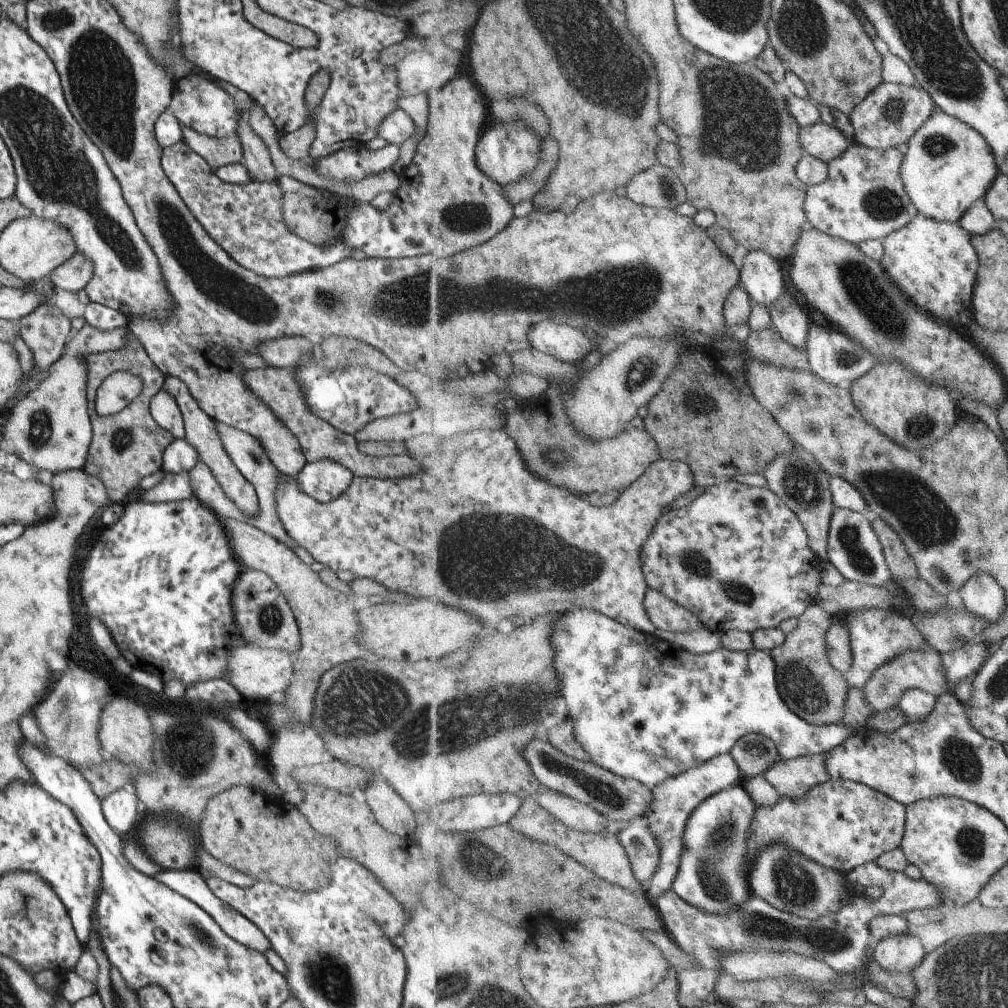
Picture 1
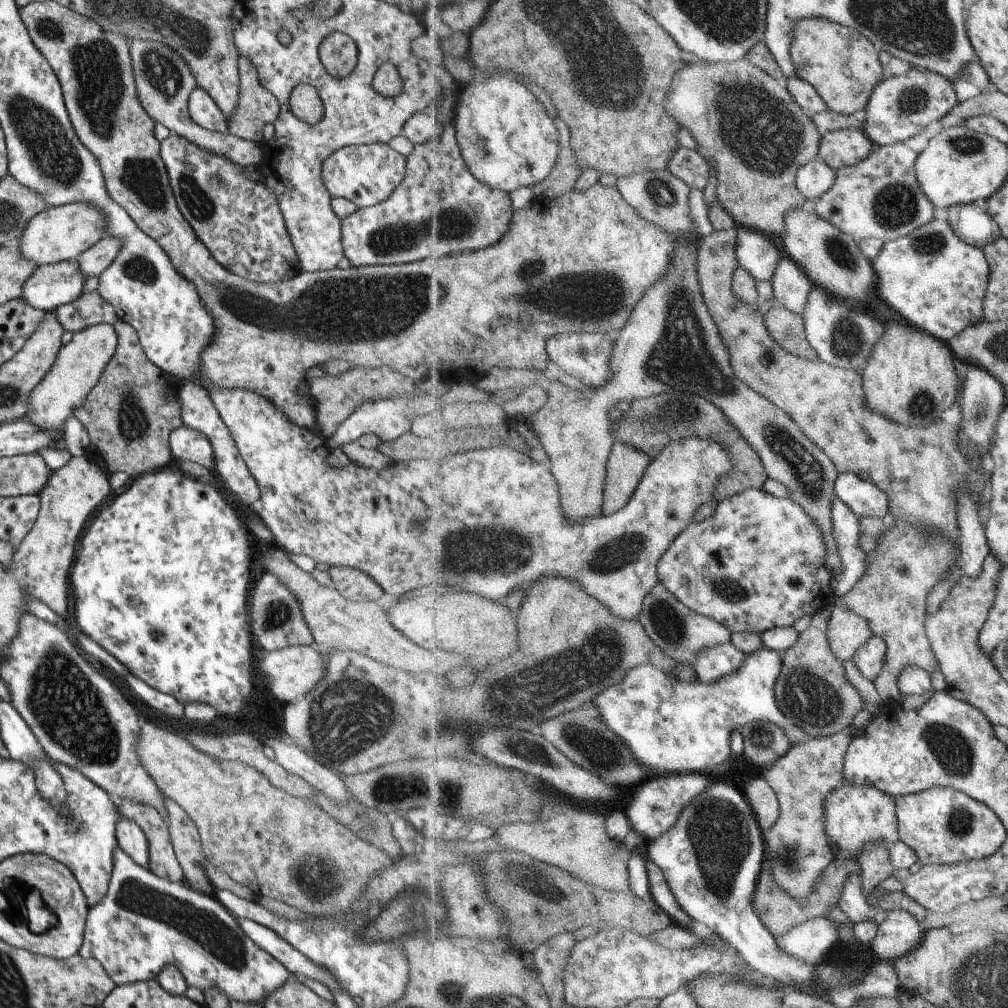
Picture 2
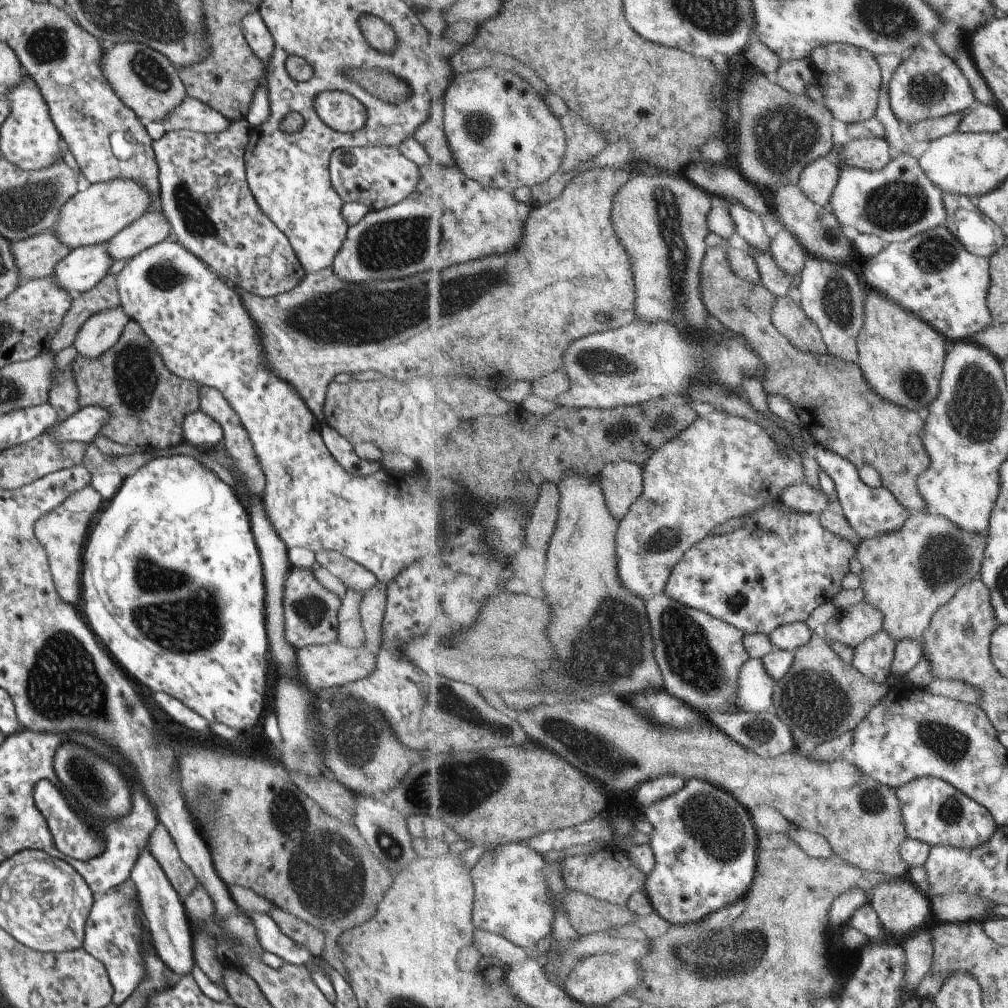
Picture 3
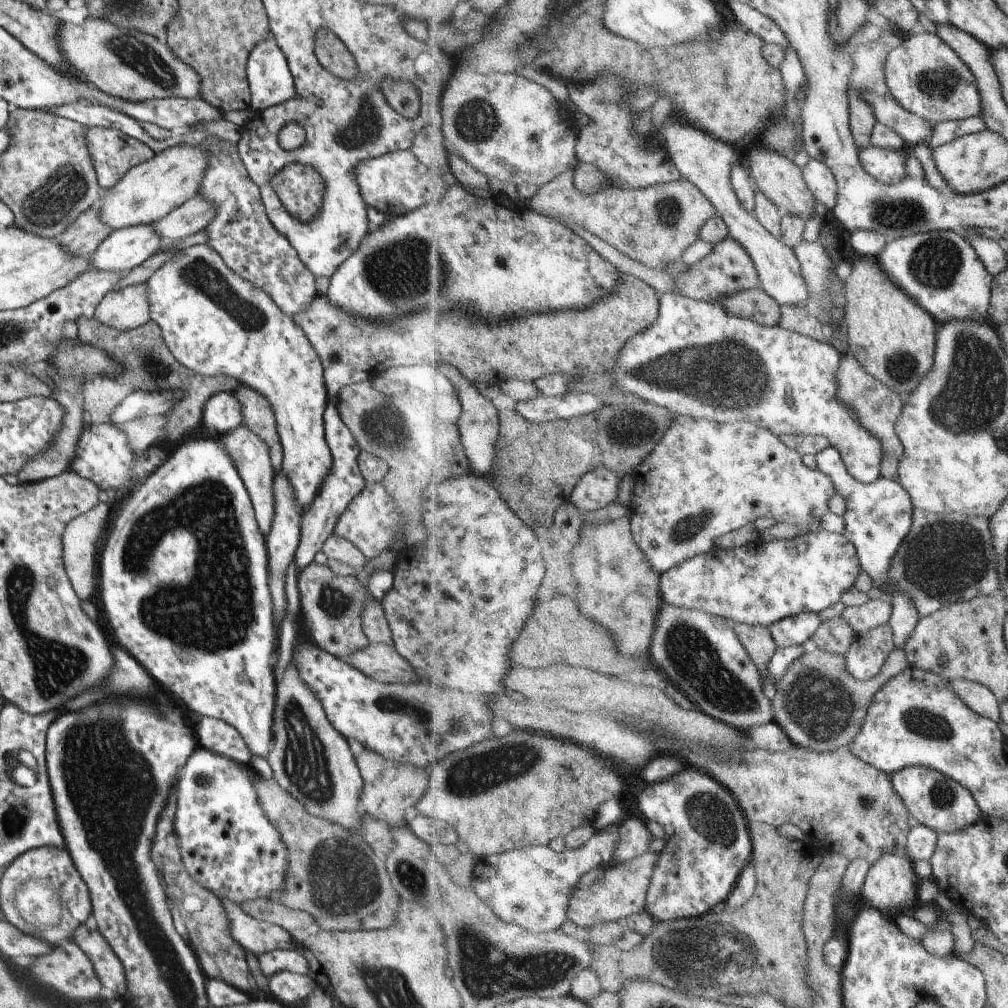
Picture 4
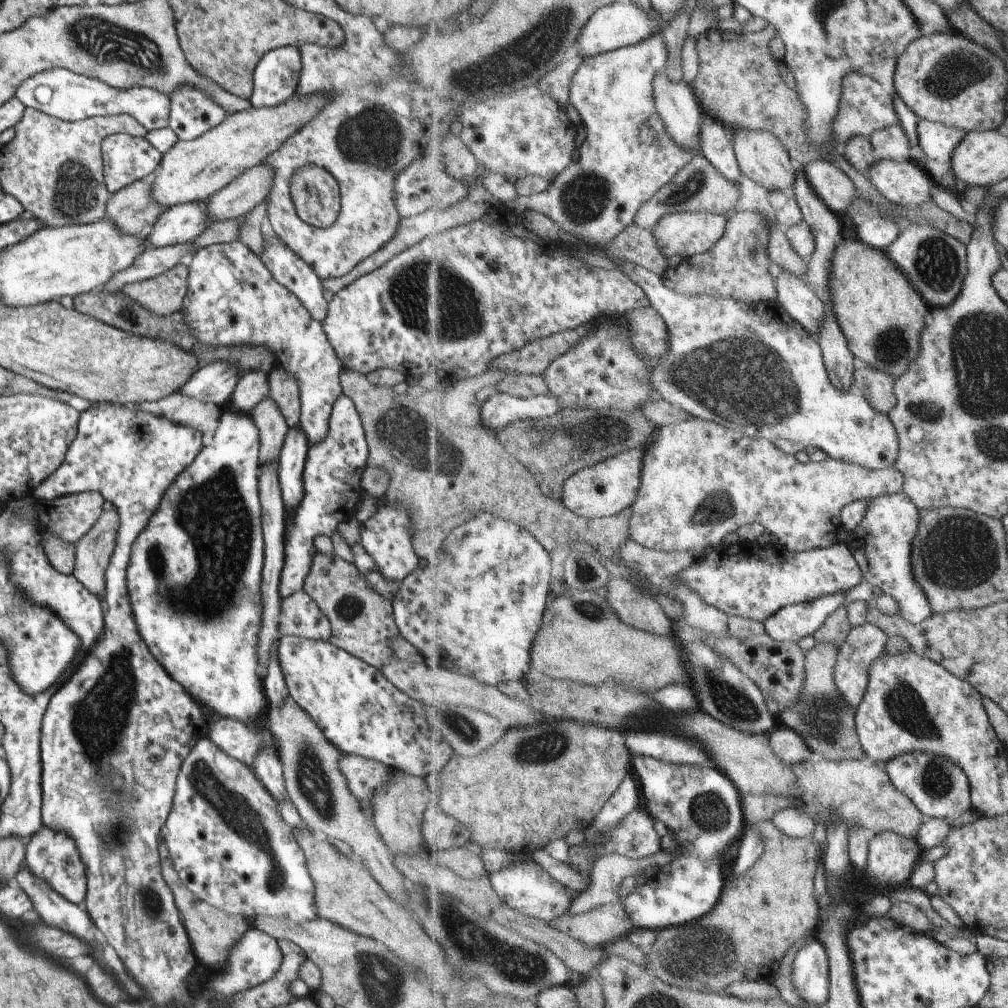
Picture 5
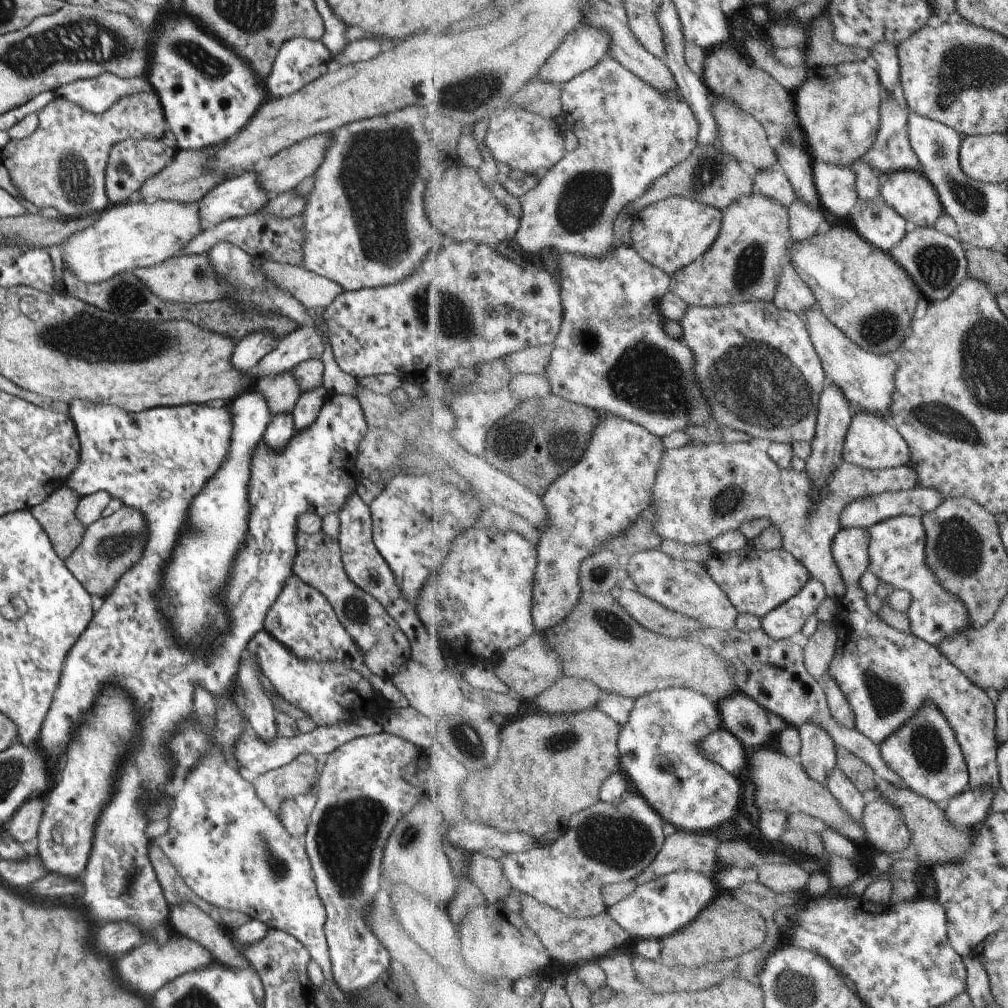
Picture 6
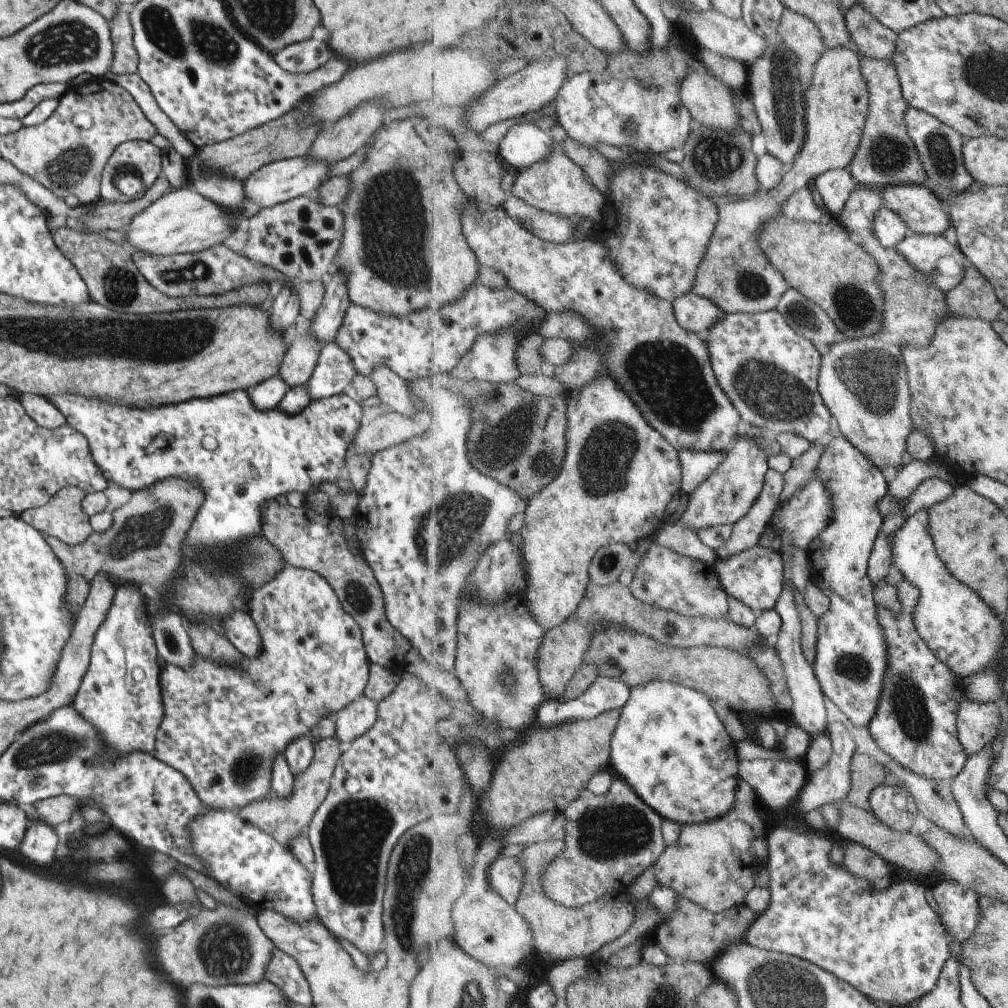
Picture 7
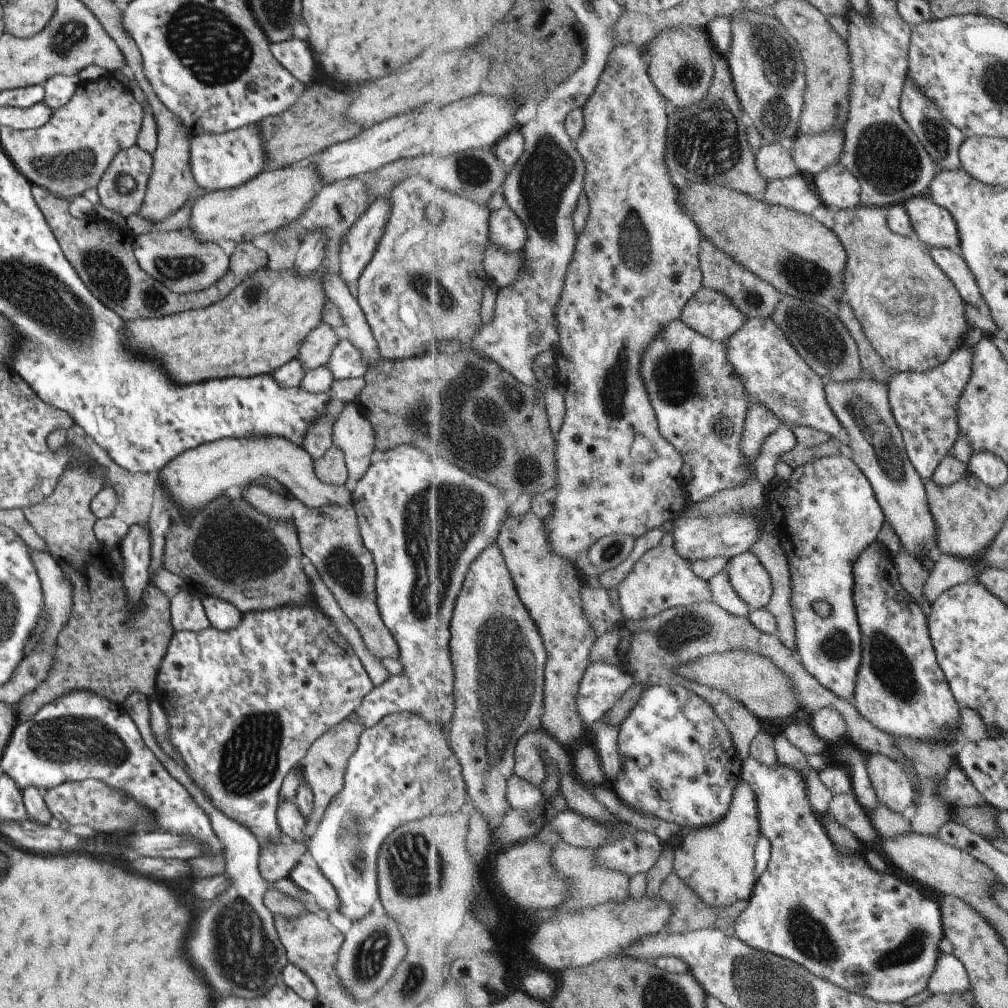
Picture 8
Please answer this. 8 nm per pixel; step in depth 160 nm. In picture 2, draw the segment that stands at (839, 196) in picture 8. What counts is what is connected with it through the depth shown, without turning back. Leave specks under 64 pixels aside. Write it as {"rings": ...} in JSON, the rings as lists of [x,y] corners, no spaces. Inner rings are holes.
{"rings":[[[821,158],[803,165],[796,176],[799,190],[807,199],[815,200],[827,194],[835,184],[837,170]]]}

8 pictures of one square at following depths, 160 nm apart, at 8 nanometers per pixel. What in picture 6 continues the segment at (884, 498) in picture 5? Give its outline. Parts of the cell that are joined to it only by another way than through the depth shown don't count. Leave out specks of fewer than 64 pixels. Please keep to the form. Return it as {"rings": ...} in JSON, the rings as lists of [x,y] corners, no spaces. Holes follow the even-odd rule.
{"rings":[[[899,514],[877,522],[869,530],[869,568],[879,580],[891,584],[894,590],[905,590],[911,594],[912,602],[907,616],[913,633],[918,638],[937,646],[947,634],[957,634],[971,626],[971,616],[965,604],[947,592],[935,578],[933,570],[925,560],[926,531],[924,520],[916,515]]]}

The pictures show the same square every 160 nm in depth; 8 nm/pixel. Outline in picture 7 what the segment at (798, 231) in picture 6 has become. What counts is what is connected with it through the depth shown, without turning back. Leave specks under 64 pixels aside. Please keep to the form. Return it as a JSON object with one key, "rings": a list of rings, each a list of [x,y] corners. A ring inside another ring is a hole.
{"rings":[[[806,186],[794,192],[784,204],[784,215],[798,221],[819,223],[822,222],[825,212],[825,208]]]}

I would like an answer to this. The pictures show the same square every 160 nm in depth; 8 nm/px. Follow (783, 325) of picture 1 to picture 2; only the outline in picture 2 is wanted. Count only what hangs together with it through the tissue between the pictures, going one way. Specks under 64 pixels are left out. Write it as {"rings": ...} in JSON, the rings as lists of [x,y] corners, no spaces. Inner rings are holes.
{"rings":[[[781,255],[779,268],[772,281],[774,303],[803,315],[809,291],[813,288],[812,278],[808,277],[807,271],[791,257]]]}

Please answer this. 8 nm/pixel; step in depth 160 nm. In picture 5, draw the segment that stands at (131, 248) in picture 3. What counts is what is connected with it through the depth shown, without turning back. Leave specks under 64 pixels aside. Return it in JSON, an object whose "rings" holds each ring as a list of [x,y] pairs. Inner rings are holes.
{"rings":[[[265,161],[245,170],[228,186],[203,200],[212,222],[236,219],[264,202],[274,184],[274,168]]]}

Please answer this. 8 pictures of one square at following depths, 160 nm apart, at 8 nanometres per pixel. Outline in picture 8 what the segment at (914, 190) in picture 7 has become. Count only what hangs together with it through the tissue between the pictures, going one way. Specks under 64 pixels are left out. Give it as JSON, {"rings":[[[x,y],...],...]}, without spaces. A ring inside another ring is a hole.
{"rings":[[[920,195],[909,200],[905,204],[911,218],[915,236],[928,246],[939,246],[940,248],[955,248],[960,244],[960,228],[951,212],[944,207],[938,206],[929,196]]]}

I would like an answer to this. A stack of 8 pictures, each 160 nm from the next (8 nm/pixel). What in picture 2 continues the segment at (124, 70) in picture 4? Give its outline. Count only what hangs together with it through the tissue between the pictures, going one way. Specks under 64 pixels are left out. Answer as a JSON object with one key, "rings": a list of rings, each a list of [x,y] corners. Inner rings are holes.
{"rings":[[[131,39],[128,43],[129,60],[137,100],[141,108],[154,120],[162,124],[171,133],[186,138],[190,143],[200,146],[210,153],[228,158],[228,161],[242,167],[255,165],[261,157],[258,142],[248,141],[227,132],[216,133],[197,126],[187,114],[189,93],[196,87],[193,75],[185,61],[168,46],[160,42]]]}

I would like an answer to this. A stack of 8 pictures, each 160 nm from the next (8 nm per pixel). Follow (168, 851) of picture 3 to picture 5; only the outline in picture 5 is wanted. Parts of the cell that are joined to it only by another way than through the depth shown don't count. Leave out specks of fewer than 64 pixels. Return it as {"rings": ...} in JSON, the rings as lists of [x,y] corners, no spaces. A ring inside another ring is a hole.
{"rings":[[[162,839],[158,843],[157,851],[159,852],[159,862],[161,862],[161,877],[172,893],[177,915],[179,914],[179,918],[183,922],[183,929],[189,938],[194,956],[201,964],[204,964],[204,968],[207,970],[218,971],[227,960],[229,946],[235,944],[247,929],[247,922],[241,916],[226,914],[205,902],[199,901],[199,898],[193,897],[193,894],[185,886],[182,886],[181,880],[177,877],[177,872],[175,872],[171,858],[168,856],[167,846]]]}

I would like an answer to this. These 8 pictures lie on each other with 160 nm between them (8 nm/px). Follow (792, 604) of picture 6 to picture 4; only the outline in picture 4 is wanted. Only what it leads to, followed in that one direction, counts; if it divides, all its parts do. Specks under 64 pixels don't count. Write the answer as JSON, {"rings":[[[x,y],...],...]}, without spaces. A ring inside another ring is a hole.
{"rings":[[[813,611],[787,617],[769,626],[779,647],[796,647],[807,642],[821,626],[819,614]]]}

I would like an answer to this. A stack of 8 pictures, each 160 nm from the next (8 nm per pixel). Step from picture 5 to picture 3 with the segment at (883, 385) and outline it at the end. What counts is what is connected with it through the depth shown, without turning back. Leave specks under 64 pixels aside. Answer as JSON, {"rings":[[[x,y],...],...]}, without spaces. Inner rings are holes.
{"rings":[[[708,248],[704,260],[704,266],[700,270],[700,291],[708,312],[717,318],[723,328],[745,337],[746,341],[760,354],[762,363],[768,372],[761,378],[763,390],[767,397],[769,394],[787,395],[796,406],[802,426],[814,436],[817,443],[828,449],[834,450],[838,455],[848,458],[857,467],[863,465],[874,466],[880,471],[883,486],[893,491],[909,510],[927,510],[924,496],[920,493],[916,478],[932,465],[932,460],[925,450],[924,442],[920,438],[920,430],[924,429],[924,418],[922,413],[911,412],[904,406],[893,404],[889,399],[883,398],[865,378],[864,371],[855,361],[843,360],[835,355],[816,355],[804,353],[789,342],[780,330],[777,330],[772,321],[773,309],[776,308],[778,297],[765,285],[746,281],[739,278],[732,269],[728,259],[728,248]]]}

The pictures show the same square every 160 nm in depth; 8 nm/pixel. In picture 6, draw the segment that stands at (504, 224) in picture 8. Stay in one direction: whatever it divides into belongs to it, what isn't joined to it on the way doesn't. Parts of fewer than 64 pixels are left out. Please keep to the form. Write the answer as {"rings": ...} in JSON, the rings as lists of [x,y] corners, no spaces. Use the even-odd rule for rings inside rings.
{"rings":[[[605,56],[601,62],[594,68],[579,74],[573,80],[562,84],[562,102],[563,102],[563,113],[565,115],[565,121],[569,128],[571,128],[579,143],[573,146],[570,151],[566,154],[564,161],[561,161],[559,165],[553,167],[550,171],[543,173],[538,177],[539,182],[531,192],[525,194],[524,197],[520,198],[522,211],[520,216],[520,230],[517,230],[517,235],[514,241],[521,247],[524,253],[528,253],[530,256],[537,256],[543,250],[547,248],[557,248],[560,251],[565,251],[571,254],[577,254],[580,257],[585,258],[605,258],[614,247],[616,246],[615,232],[613,232],[613,222],[615,218],[623,208],[629,204],[629,202],[637,202],[639,198],[643,198],[645,194],[653,188],[653,185],[664,177],[665,174],[671,172],[681,162],[684,162],[693,153],[693,150],[698,146],[698,137],[700,134],[700,123],[697,121],[696,115],[693,113],[692,107],[686,102],[686,100],[678,92],[661,92],[654,88],[644,79],[640,79],[640,76],[634,74],[628,67],[623,66],[617,58],[613,56]]]}

